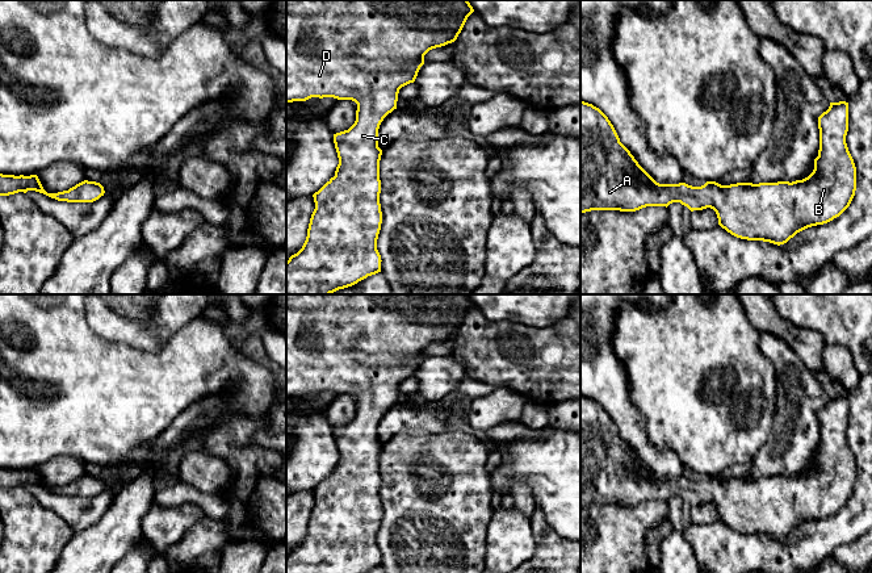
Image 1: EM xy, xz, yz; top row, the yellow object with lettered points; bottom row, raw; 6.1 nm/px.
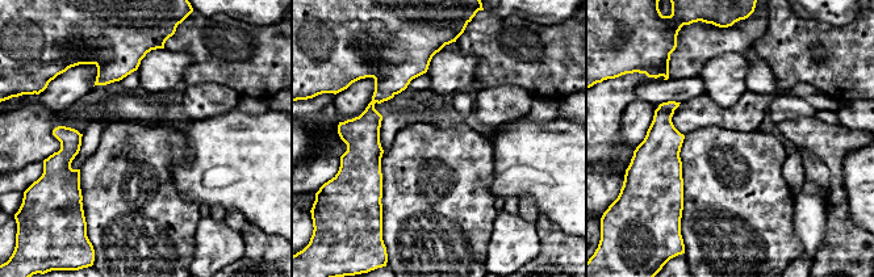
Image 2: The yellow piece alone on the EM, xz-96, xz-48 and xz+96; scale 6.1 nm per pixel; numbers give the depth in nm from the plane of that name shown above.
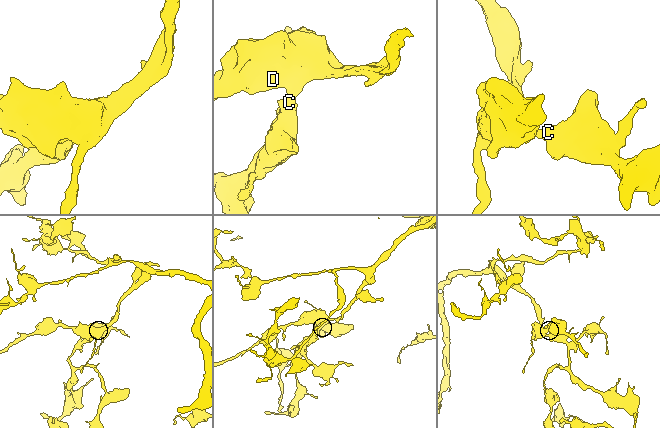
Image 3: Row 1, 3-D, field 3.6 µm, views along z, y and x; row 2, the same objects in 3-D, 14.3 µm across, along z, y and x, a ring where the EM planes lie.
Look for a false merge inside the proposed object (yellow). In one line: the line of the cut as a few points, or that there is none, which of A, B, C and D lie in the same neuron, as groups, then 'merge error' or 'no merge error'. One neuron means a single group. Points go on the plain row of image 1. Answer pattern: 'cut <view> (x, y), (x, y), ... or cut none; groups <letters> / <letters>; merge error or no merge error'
cut none; groups A B C D; no merge error

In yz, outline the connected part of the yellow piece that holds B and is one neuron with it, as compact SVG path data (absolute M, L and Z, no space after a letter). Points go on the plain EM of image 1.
M580 396L580 507L591 505L636 506L646 501L668 501L680 497L691 506L710 502L716 506L718 519L731 530L747 535L763 535L784 539L797 527L817 519L823 519L839 511L851 498L856 485L856 461L846 438L848 426L848 397L830 397L830 401L818 411L819 444L814 453L813 467L796 476L777 477L737 477L721 480L707 476L701 481L686 477L659 478L634 453L620 432L608 411L592 398Z

